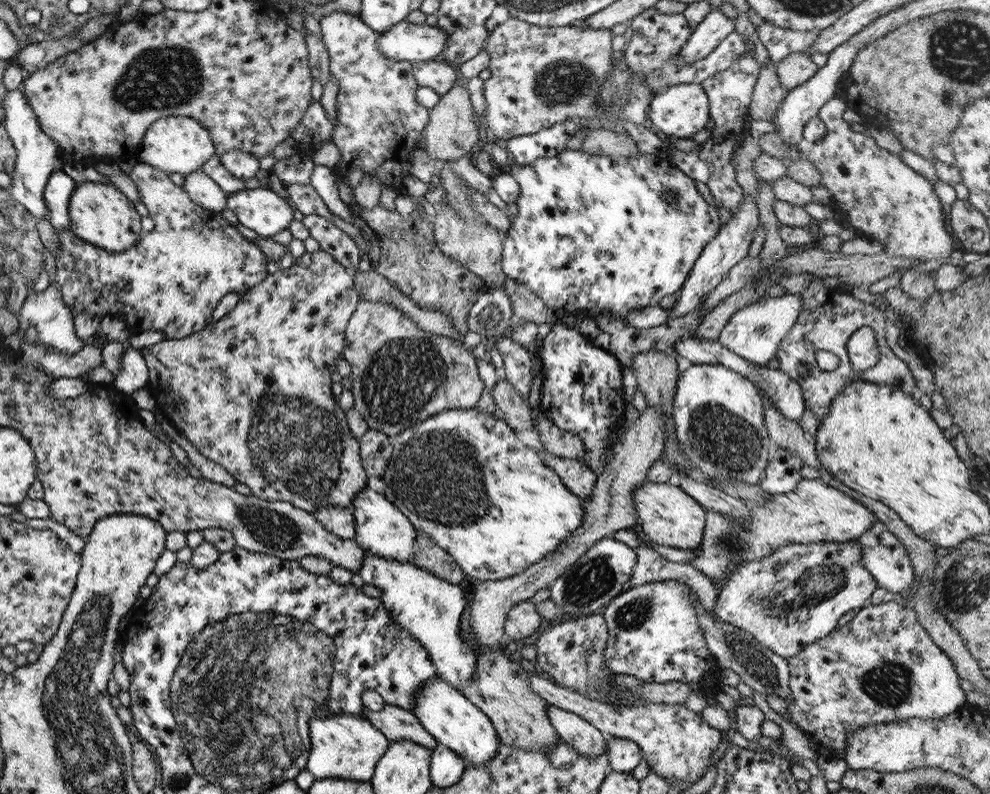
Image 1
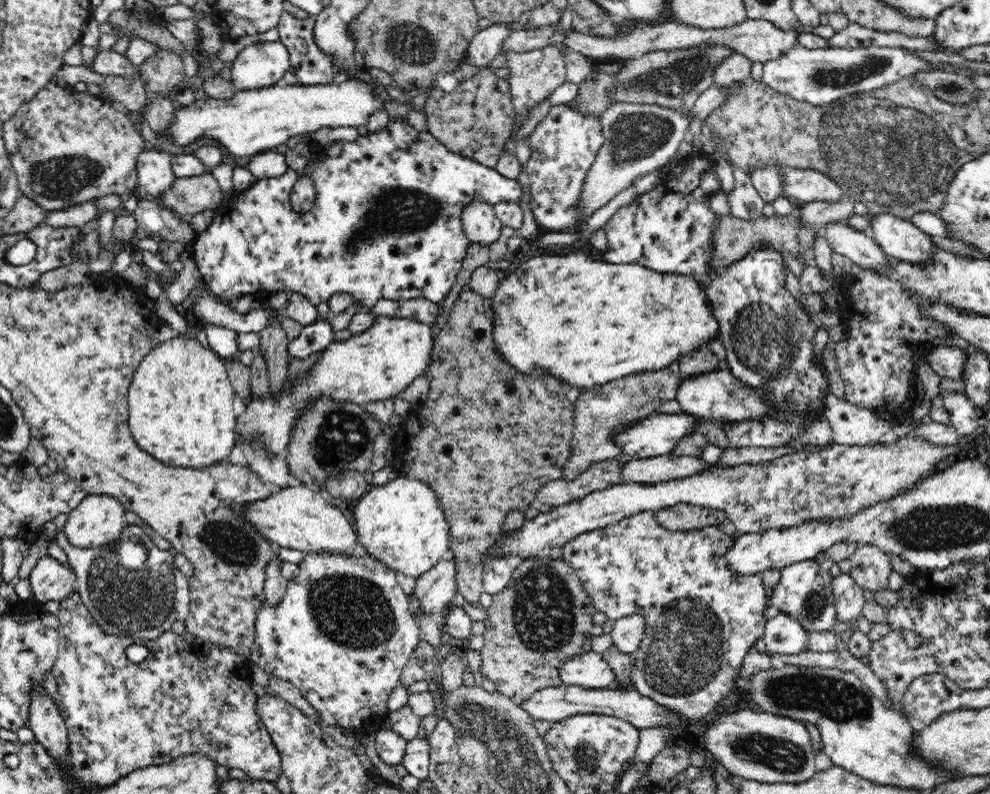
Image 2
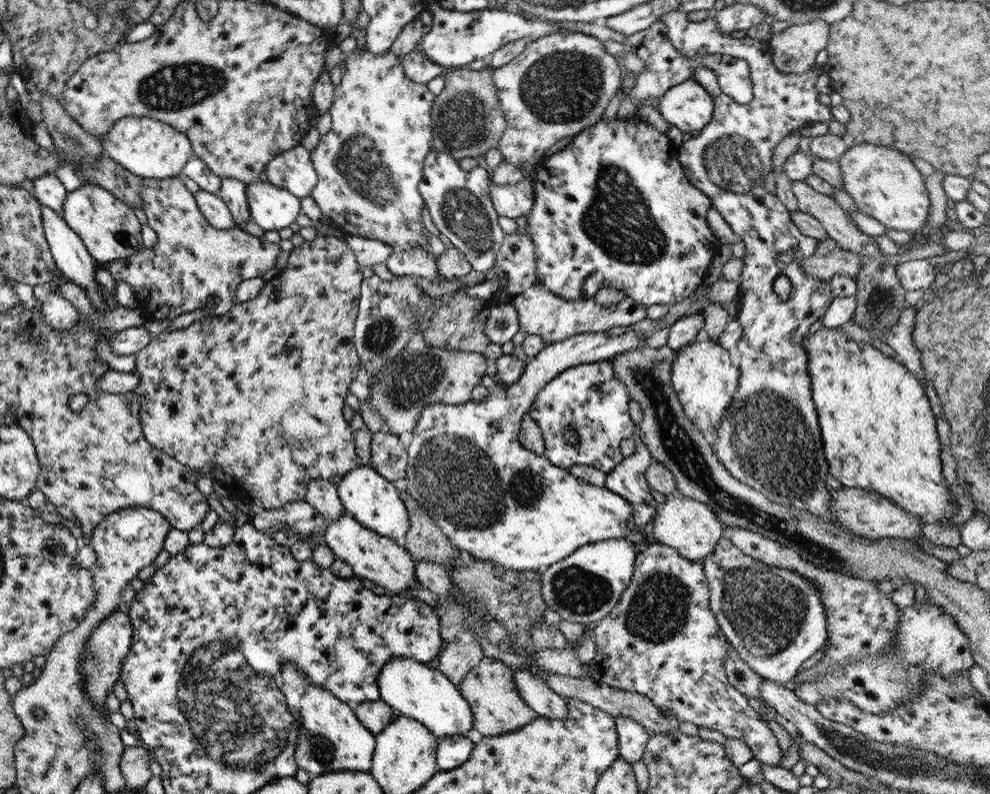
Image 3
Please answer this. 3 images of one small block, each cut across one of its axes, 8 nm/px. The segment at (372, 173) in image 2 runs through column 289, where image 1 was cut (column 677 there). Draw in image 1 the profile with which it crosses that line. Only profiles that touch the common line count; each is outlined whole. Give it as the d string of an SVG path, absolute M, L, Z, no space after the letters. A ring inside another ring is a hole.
M670 148L657 150L655 153L643 154L643 152L632 153L630 156L619 156L615 154L587 154L581 150L564 150L551 157L539 157L525 165L512 165L508 173L515 178L519 188L519 194L515 197L517 215L507 229L506 238L501 245L501 271L509 279L521 282L531 293L534 293L549 309L557 314L573 314L576 311L585 311L592 317L604 315L623 321L633 310L647 306L657 305L661 298L675 294L683 287L689 271L694 266L695 259L699 257L705 245L713 239L718 231L719 214L717 206L711 205L703 199L695 188L694 181L681 171L669 160ZM663 192L675 192L675 201L669 204L661 194Z

